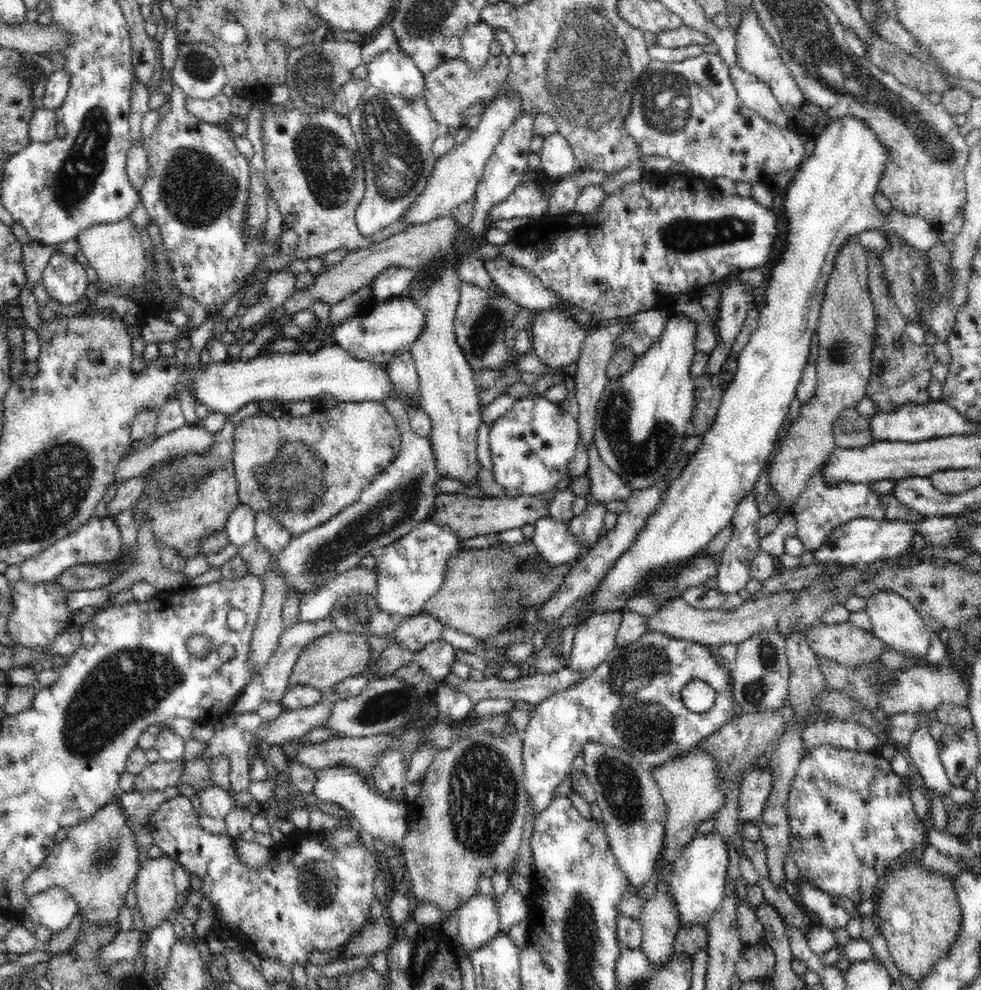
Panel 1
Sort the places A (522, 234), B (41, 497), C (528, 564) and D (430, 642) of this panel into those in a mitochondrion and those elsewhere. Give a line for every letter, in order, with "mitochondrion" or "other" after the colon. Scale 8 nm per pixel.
A: other
B: mitochondrion
C: mitochondrion
D: other

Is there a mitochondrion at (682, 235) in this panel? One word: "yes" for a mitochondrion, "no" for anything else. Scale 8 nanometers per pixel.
yes

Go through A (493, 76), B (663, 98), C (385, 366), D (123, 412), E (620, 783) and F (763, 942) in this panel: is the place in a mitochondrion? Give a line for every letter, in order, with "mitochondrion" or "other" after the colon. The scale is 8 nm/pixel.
A: other
B: mitochondrion
C: other
D: other
E: mitochondrion
F: other

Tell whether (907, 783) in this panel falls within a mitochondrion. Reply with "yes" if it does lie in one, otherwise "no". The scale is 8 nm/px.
no

